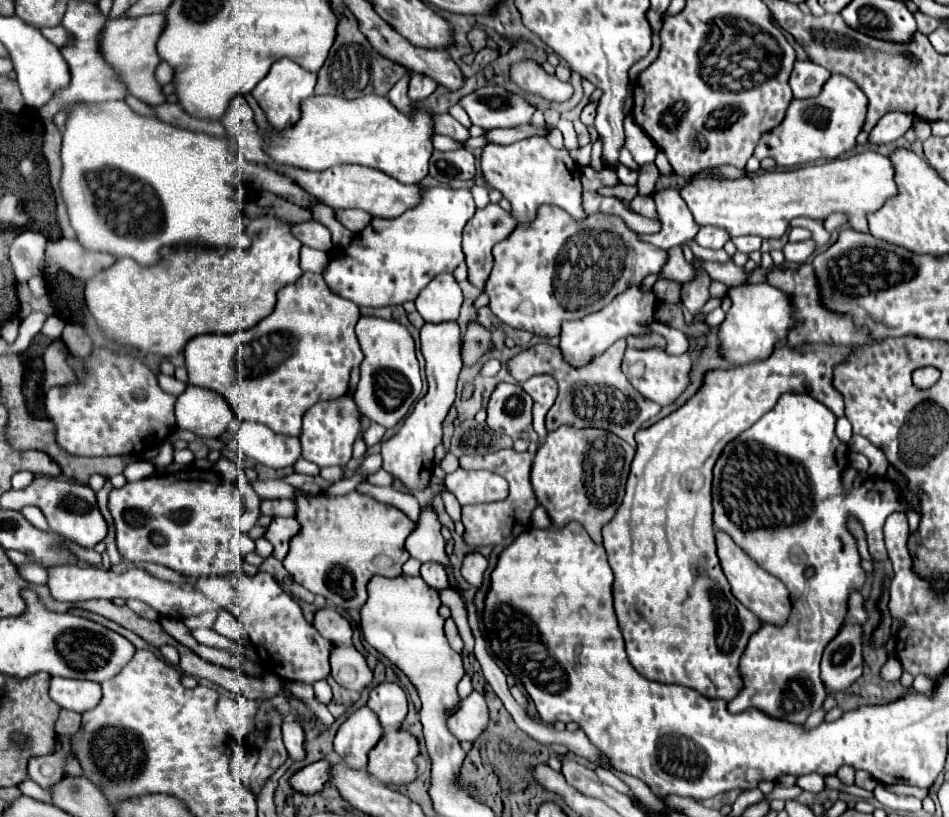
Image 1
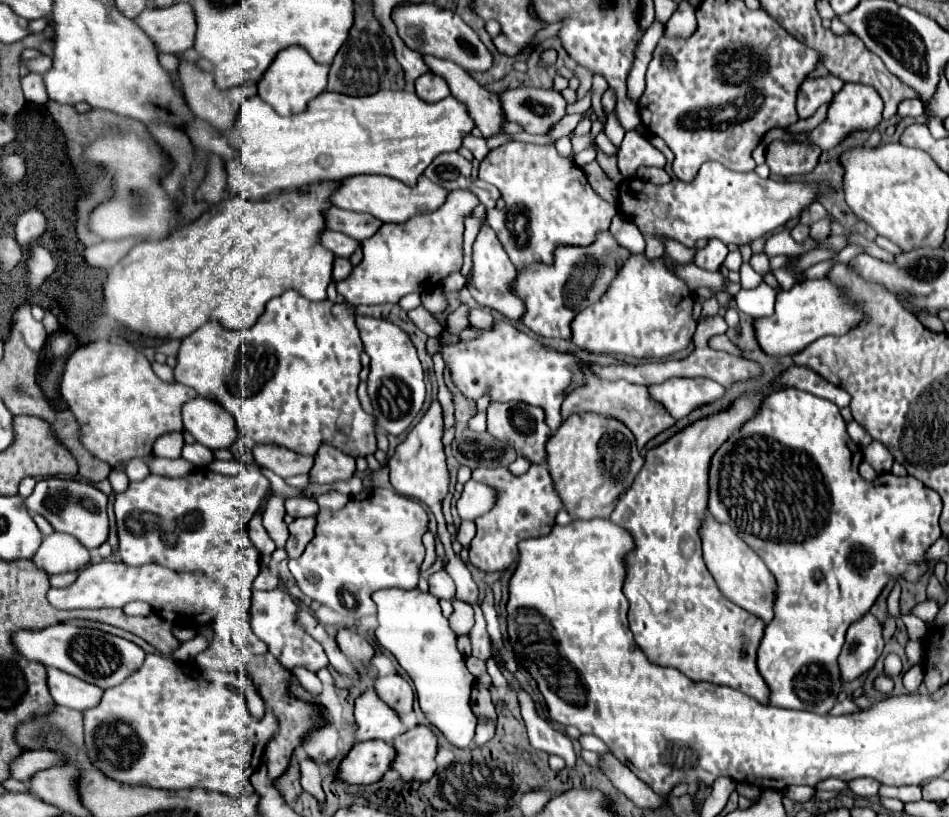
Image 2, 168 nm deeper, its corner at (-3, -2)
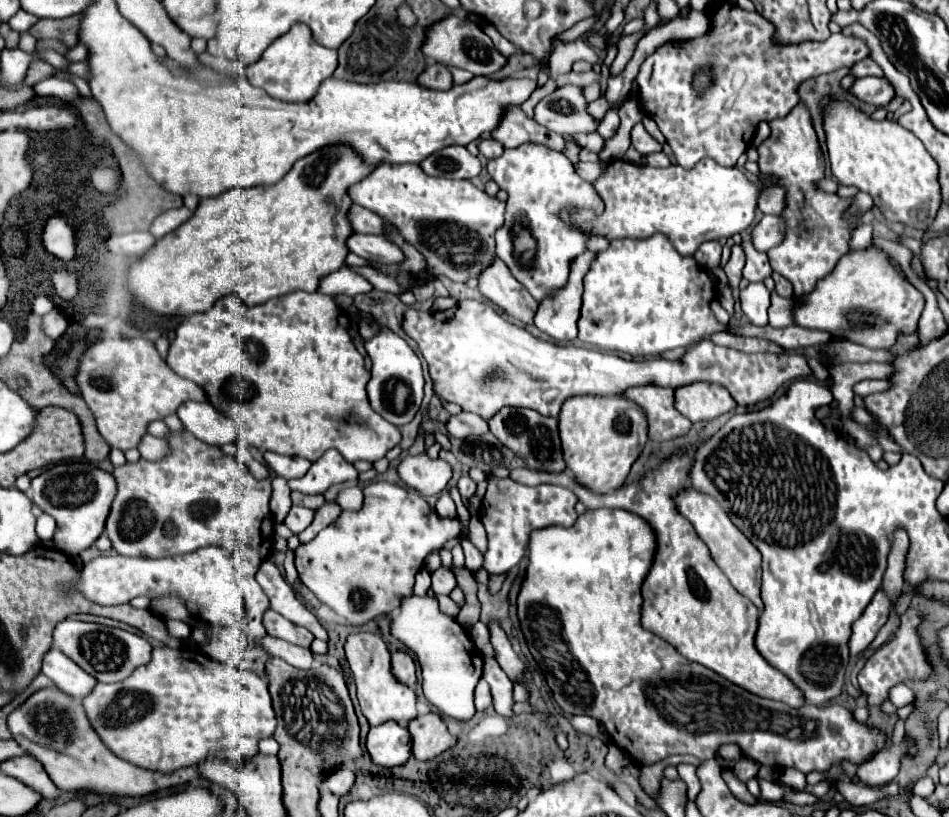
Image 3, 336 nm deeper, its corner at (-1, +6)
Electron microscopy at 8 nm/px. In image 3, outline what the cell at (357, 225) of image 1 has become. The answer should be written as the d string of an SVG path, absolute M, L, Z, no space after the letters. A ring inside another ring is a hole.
M350 207L350 213L348 213L348 219L354 227L354 231L360 231L360 233L376 233L376 235L382 235L384 231L384 219L378 217L376 213L364 209L364 207Z

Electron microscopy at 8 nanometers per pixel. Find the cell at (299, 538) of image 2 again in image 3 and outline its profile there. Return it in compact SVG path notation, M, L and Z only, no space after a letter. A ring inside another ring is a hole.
M324 503L320 509L316 509L314 521L312 521L302 533L298 533L300 543L308 543L310 539L314 539L320 529L324 529L326 525L330 525L330 523L338 517L340 511L342 511L342 509L340 509L336 503Z

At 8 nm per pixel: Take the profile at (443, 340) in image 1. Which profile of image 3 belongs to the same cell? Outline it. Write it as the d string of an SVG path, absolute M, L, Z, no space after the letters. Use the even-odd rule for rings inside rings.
M426 453L408 455L396 467L400 479L422 497L440 495L452 479L452 465L444 459L430 459Z

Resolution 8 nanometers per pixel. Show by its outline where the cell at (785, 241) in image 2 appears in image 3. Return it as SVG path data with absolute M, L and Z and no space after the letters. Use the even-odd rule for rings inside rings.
M734 245L732 247L732 257L728 261L728 265L724 267L726 275L728 275L728 281L732 287L738 287L740 279L742 279L742 269L744 269L744 249L740 245Z

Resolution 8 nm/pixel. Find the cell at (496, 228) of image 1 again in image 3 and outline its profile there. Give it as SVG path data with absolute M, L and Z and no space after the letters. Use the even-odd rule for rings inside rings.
M494 257L492 265L480 273L478 291L514 319L532 323L538 301L530 297L530 293L526 293L526 289L522 289L518 281L514 281L514 275L510 273L510 269L506 269L506 263L500 257Z

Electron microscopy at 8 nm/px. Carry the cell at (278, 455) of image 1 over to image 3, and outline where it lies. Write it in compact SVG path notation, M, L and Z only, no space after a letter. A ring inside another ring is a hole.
M264 453L264 461L276 475L282 475L286 479L302 477L312 465L304 457L290 457L290 455L280 455L280 453Z

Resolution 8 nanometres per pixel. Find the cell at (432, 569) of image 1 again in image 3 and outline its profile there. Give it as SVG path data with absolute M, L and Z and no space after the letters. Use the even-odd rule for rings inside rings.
M440 567L432 573L432 591L434 595L448 595L456 587L454 573L448 567Z

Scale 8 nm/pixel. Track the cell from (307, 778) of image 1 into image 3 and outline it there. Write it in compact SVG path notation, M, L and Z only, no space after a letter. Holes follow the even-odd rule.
M394 721L370 727L366 751L372 763L380 767L398 767L410 757L410 733Z

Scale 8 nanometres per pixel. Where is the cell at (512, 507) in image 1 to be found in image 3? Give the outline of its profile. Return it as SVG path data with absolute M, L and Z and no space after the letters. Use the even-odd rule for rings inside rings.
M488 475L486 481L488 481L488 489L482 499L480 521L488 535L488 549L484 553L484 569L490 575L508 573L512 567L520 563L520 559L526 553L528 535L532 529L542 529L542 527L552 527L552 525L570 527L574 525L578 517L574 511L578 497L568 487L560 487L560 485L528 487L510 477L502 479L494 475Z

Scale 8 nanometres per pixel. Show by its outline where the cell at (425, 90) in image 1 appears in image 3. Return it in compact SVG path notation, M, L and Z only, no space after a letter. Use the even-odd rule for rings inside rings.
M430 63L420 75L418 75L418 85L426 89L450 89L452 87L452 75L446 65L440 63Z

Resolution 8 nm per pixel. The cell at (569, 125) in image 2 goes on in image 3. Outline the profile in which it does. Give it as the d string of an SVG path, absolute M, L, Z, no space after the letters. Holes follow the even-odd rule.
M600 97L600 99L596 99L596 101L592 101L592 103L588 103L588 113L594 117L594 119L602 119L604 117L604 113L608 111L608 101L604 99L604 97Z

